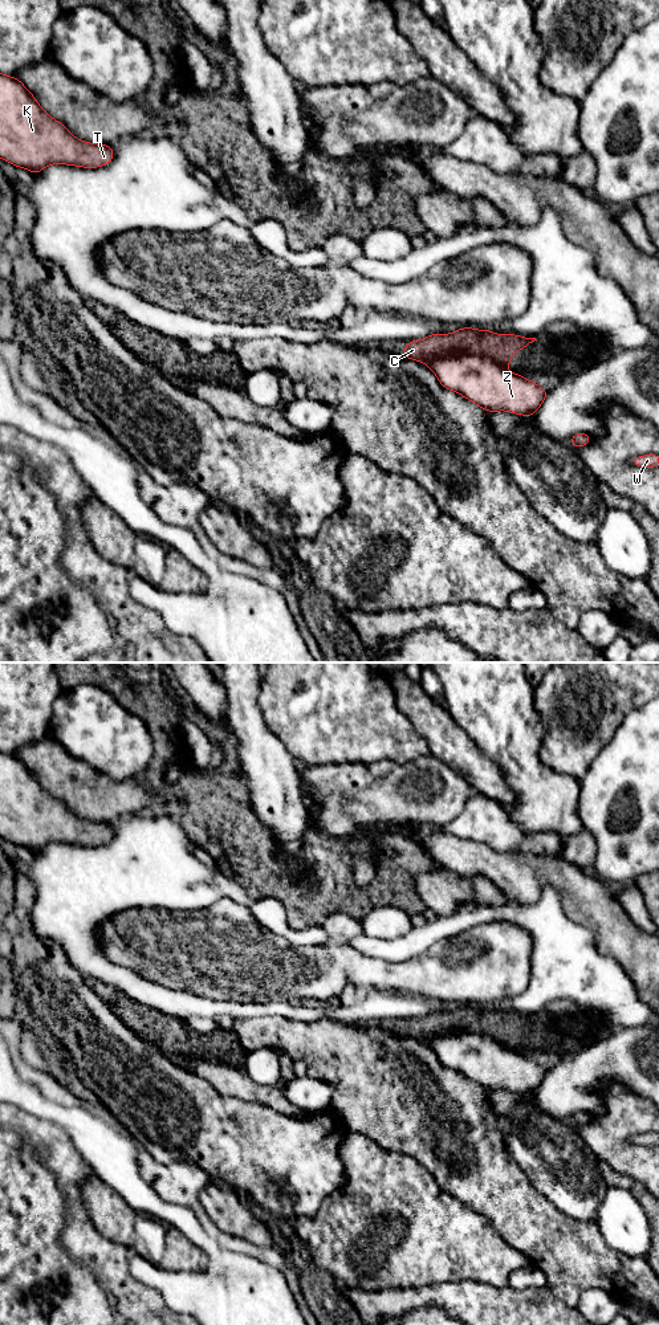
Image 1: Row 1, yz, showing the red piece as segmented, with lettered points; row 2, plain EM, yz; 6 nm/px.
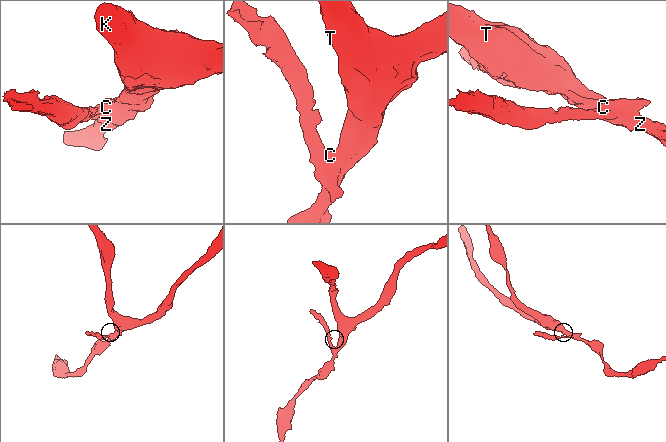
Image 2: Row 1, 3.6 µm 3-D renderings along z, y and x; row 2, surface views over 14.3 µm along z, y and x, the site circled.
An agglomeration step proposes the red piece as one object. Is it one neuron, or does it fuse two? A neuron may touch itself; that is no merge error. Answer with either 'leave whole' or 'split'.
split

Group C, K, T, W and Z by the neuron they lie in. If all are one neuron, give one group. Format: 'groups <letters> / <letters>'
groups C / K T W Z

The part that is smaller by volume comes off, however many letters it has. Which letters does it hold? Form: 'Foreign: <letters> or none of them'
Foreign: C

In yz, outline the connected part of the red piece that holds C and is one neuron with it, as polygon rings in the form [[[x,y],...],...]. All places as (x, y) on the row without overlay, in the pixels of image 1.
[[[461,1006],[449,1012],[430,1012],[424,1018],[406,1020],[403,1036],[424,1040],[427,1036],[446,1034],[479,1034],[508,1047],[513,1034],[528,1026],[536,1016],[517,1012],[496,1012],[491,1008]]]

